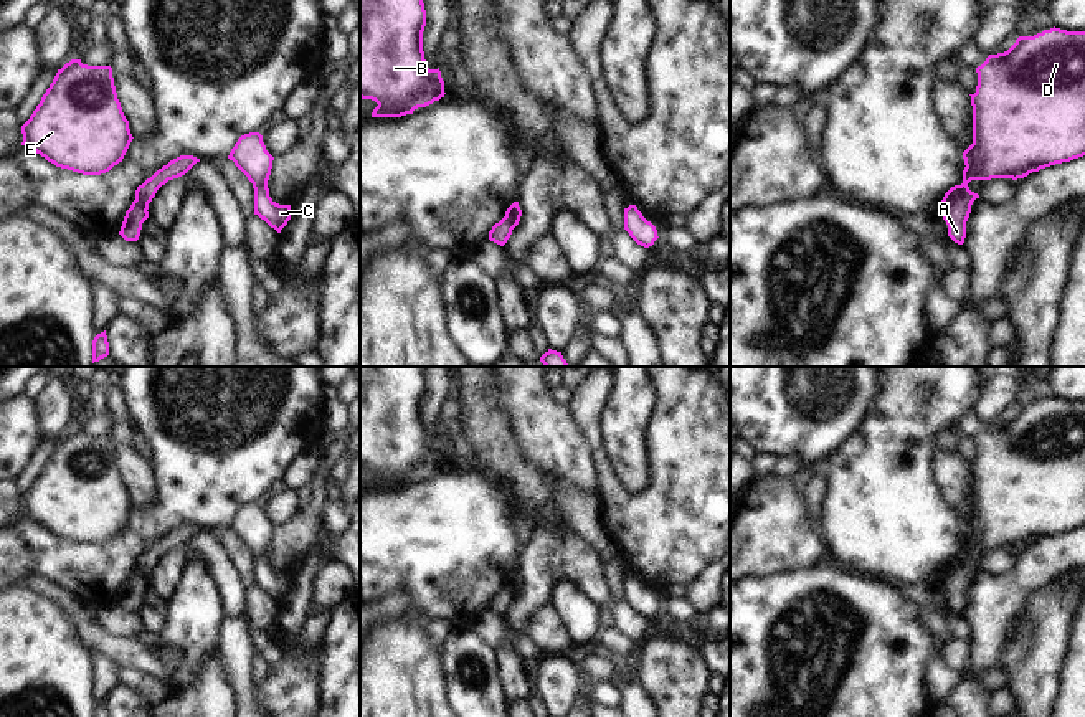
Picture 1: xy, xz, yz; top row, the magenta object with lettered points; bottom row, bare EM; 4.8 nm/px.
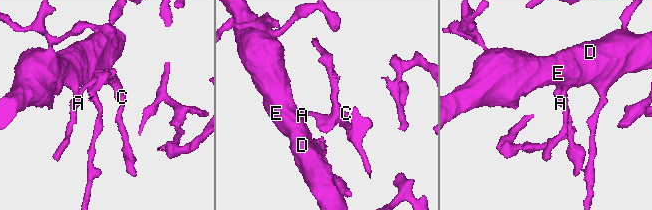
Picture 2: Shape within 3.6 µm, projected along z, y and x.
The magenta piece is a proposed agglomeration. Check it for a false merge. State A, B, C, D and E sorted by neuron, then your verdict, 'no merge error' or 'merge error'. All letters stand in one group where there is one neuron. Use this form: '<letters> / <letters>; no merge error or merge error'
A B D E / C; merge error

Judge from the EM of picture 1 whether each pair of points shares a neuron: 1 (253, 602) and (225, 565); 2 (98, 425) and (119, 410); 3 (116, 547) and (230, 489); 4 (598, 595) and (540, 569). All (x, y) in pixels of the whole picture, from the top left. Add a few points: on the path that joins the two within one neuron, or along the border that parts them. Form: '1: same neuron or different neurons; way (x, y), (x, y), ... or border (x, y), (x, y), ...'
1: different neurons; border (245, 590), (245, 612), (241, 615)
2: different neurons; border (106, 410), (113, 418), (113, 428), (108, 435)
3: same neuron; way (144, 529), (164, 516), (190, 489), (202, 489)
4: same neuron; way (585, 580), (573, 569), (555, 569)

